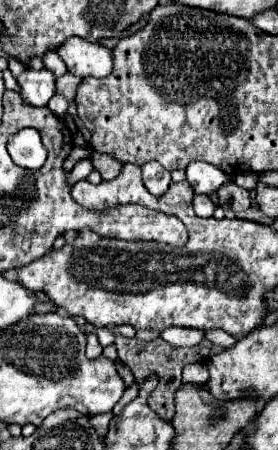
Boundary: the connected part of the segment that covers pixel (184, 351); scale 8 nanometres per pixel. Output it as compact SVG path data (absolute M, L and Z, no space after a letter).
M115 334L115 348L119 354L119 360L131 368L135 382L143 382L151 376L159 378L159 384L155 386L155 390L149 394L149 408L153 412L157 412L157 416L161 420L171 420L175 414L175 392L181 388L181 372L183 366L187 364L195 364L195 362L205 362L209 360L209 348L199 344L199 346L191 346L191 348L173 348L169 346L163 338L151 340L151 342L143 342L139 338L125 338L121 334Z

